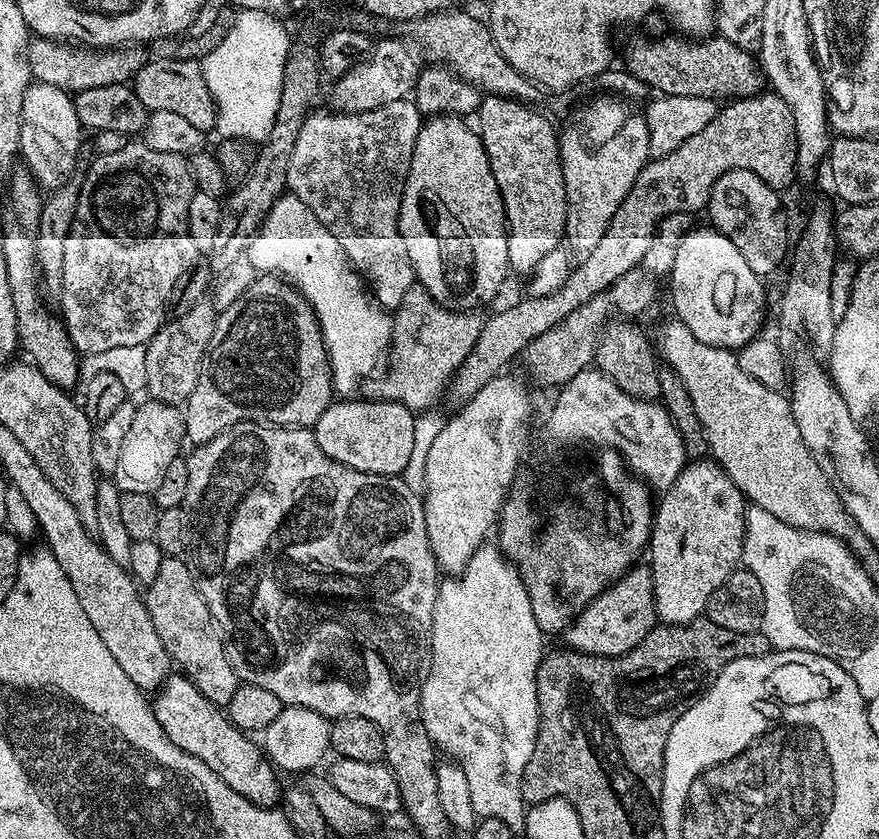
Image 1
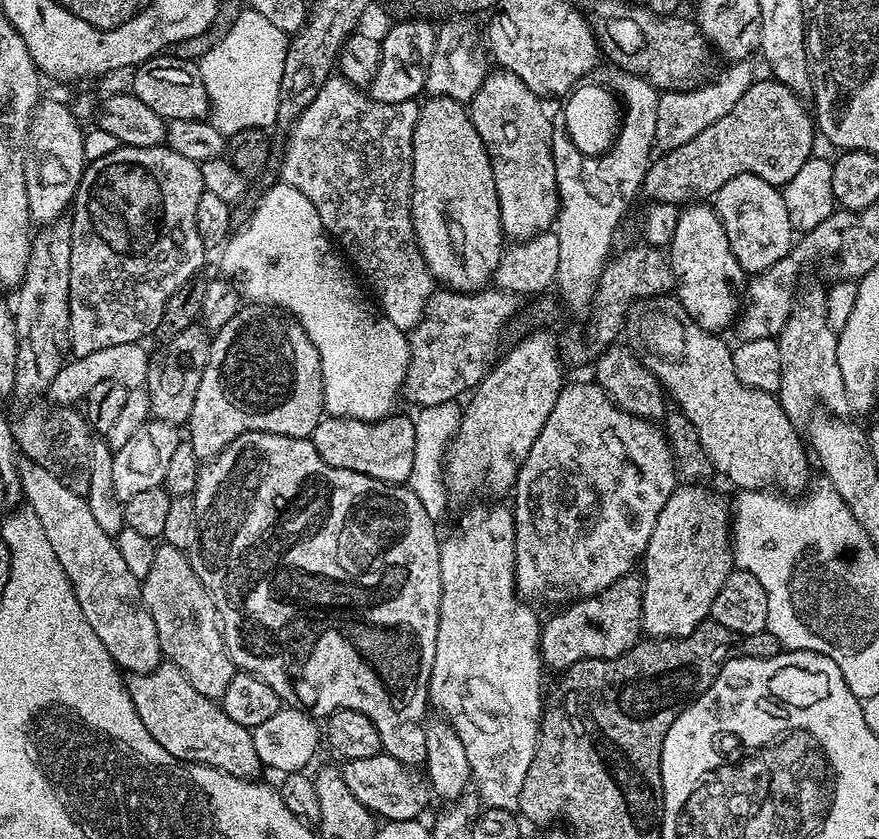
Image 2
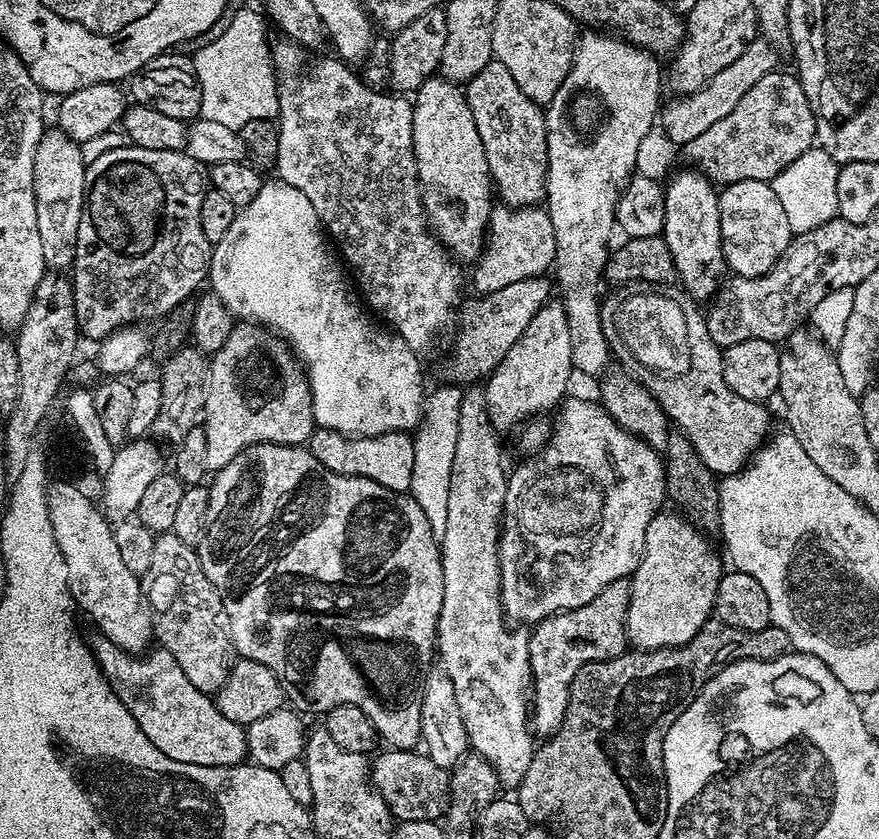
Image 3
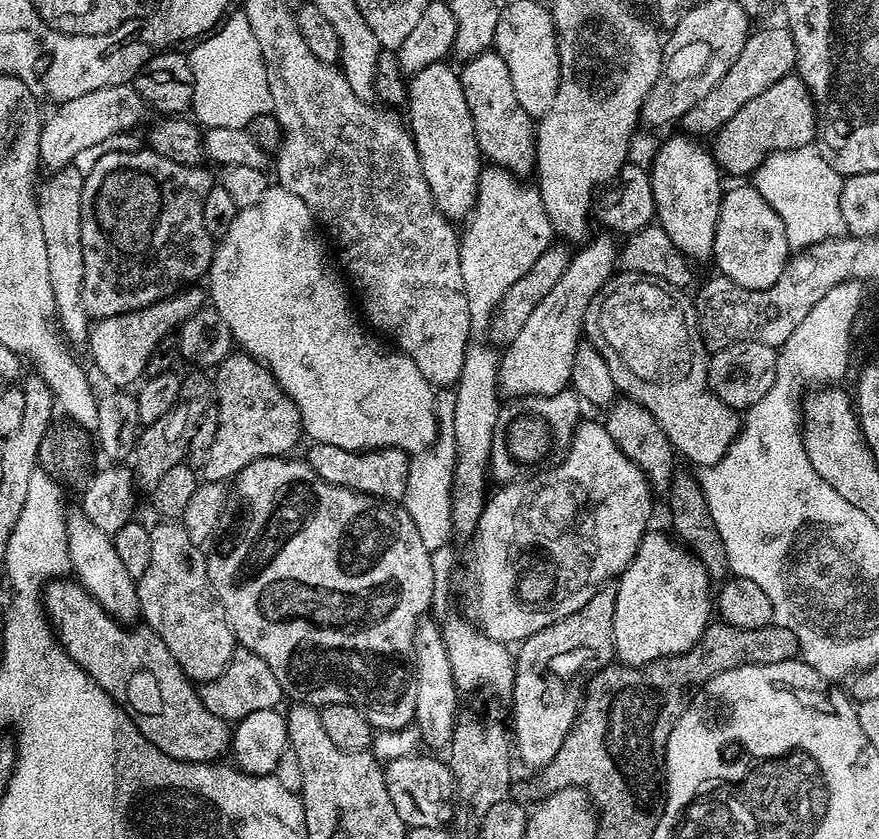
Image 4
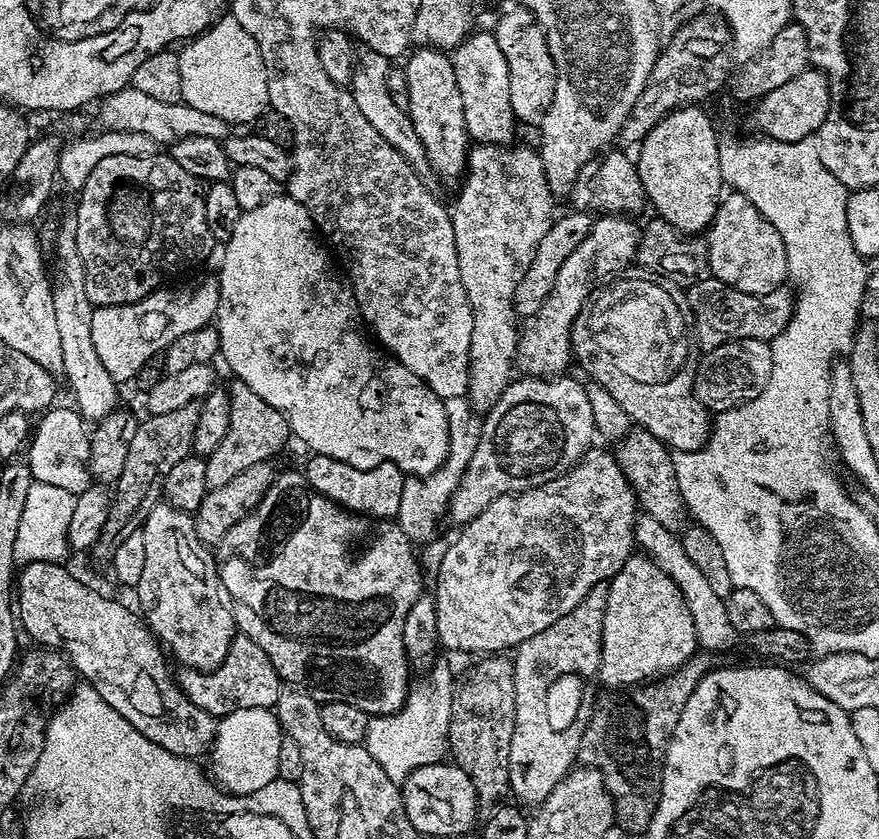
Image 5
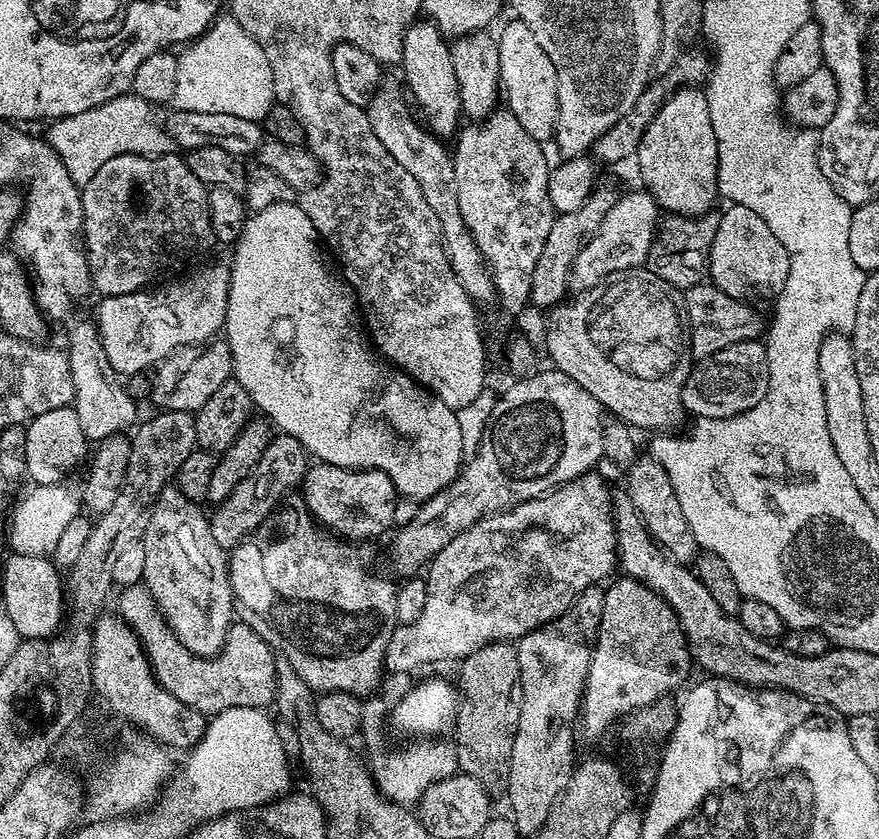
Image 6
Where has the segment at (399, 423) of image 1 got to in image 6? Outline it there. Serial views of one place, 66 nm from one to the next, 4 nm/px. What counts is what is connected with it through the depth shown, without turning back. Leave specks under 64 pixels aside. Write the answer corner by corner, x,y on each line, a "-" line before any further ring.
316,462
304,473
303,492
302,503
313,520
349,542
365,542
371,536
387,533
396,524
396,487
386,473
377,468
361,470

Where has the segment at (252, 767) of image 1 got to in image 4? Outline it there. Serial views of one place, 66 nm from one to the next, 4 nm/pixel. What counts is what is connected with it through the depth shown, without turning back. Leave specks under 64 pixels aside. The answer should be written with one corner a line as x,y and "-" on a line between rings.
72,578
46,584
42,599
54,635
70,658
123,707
138,730
162,754
191,764
210,764
229,751
229,725
206,710
197,685
174,662
174,654
170,654
156,631
147,626
131,630
124,627

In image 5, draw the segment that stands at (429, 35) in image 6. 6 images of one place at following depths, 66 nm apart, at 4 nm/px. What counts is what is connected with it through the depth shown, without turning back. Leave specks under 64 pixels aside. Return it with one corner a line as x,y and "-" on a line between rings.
424,50
421,56
416,56
408,64
408,104
406,100
406,111
409,118
412,119
412,125
414,130
418,134
418,138
422,142
422,146
426,150
426,158
428,159
429,169
433,173
437,172
444,180
456,180
459,181
461,177
465,175
468,166
468,153
470,151
470,137
466,128
466,114
462,110
462,94
458,90
458,78
454,74
454,66
452,65
451,59
443,51
440,50

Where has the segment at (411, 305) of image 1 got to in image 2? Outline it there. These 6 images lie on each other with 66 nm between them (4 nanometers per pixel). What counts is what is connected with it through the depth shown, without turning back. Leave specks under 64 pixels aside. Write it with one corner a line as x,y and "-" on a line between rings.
440,290
428,301
424,316
407,333
410,362
402,389
403,399
420,408
438,402
459,401
464,391
475,389
497,359
496,339
517,315
516,300
508,290
453,292

